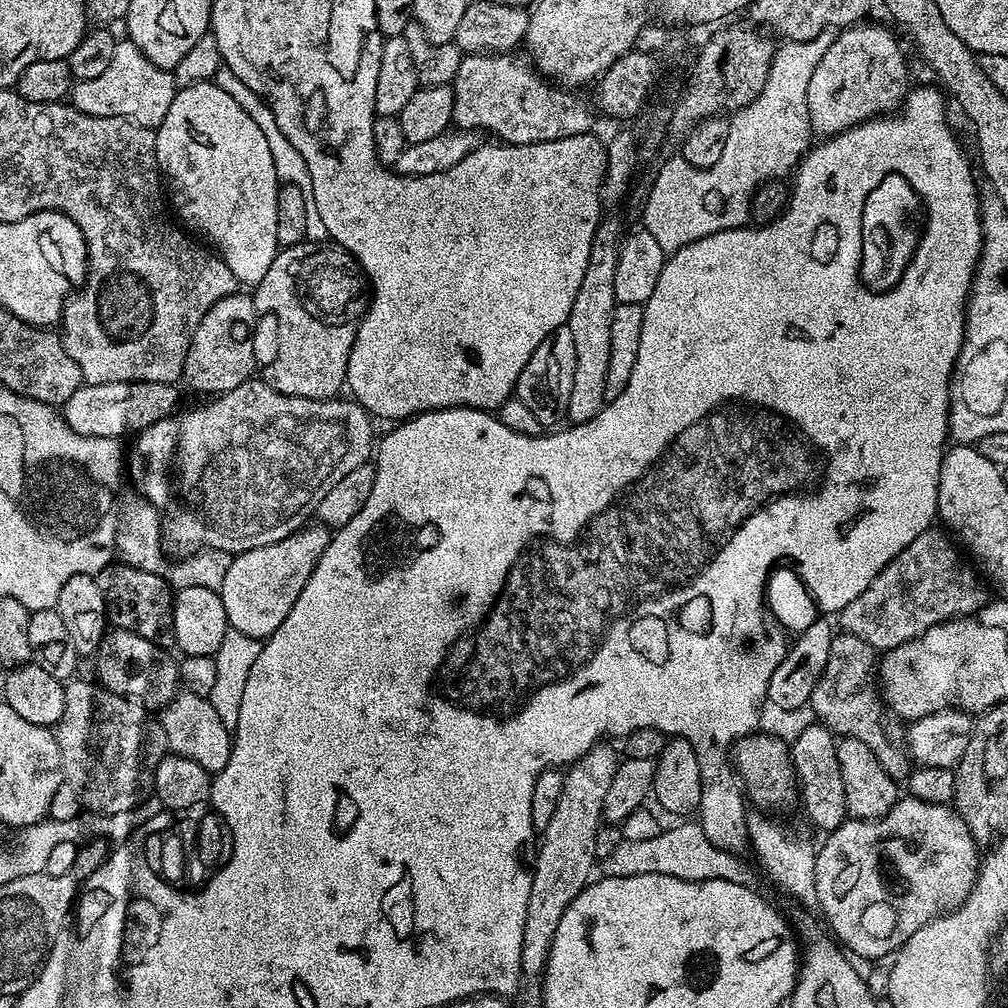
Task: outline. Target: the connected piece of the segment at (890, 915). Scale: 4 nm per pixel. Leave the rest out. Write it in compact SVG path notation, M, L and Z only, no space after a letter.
M911 798L897 799L896 805L888 811L887 816L882 816L879 820L854 820L849 818L845 820L842 826L838 826L832 832L827 833L823 839L824 845L819 845L818 851L815 853L817 902L819 911L824 911L824 916L822 915L823 923L830 929L831 935L853 957L865 956L868 960L876 960L872 962L882 961L880 959L883 956L891 957L910 938L910 934L914 934L914 930L922 930L922 926L926 926L931 920L936 919L938 914L945 910L955 910L964 904L976 884L976 878L982 863L980 853L977 852L979 851L978 846L969 834L963 818L957 816L955 807L947 804L931 804L930 802L922 802Z

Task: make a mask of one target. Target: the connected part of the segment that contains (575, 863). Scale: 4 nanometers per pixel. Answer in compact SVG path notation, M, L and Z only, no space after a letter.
M611 743L597 744L564 772L562 798L558 798L558 807L539 837L535 849L536 865L533 863L530 868L530 902L526 902L526 930L522 934L520 970L525 977L541 975L558 922L562 922L562 914L566 914L566 906L570 906L593 879L592 868L594 872L598 864L596 835L600 832L604 814L602 802L606 802L618 763L617 749L615 752L608 744Z

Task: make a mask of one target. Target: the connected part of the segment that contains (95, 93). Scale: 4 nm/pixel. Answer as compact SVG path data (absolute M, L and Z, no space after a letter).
M120 38L116 41L114 62L110 62L109 68L99 78L75 81L70 103L82 110L82 114L98 118L122 116L131 118L143 128L155 130L160 127L162 118L166 118L166 110L170 110L170 102L174 102L177 91L175 75L169 69L154 66L154 62L150 62L132 40Z

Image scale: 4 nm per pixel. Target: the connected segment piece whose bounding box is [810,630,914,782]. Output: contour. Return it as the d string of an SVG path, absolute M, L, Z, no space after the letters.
M843 630L837 631L830 642L830 658L826 658L826 670L822 670L822 678L818 678L818 686L814 686L810 709L812 708L813 714L816 715L813 717L823 724L825 728L829 728L837 737L853 736L854 738L858 738L858 742L866 742L866 746L870 746L870 750L874 750L874 758L878 758L878 762L882 762L882 770L886 770L886 774L890 774L890 778L894 778L900 782L912 771L914 764L907 751L901 745L899 748L888 737L888 732L884 729L885 705L882 703L877 689L875 687L872 689L868 685L868 679L871 676L873 679L877 668L877 649L871 648L862 638L858 638L854 634Z

